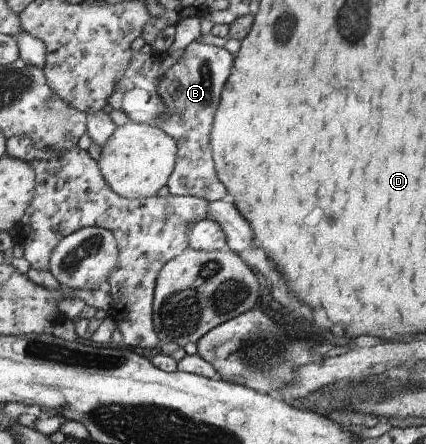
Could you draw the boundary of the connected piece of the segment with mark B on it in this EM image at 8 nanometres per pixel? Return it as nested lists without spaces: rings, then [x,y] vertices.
[[[195,39],[161,81],[160,94],[175,113],[167,123],[157,125],[157,129],[177,140],[179,147],[178,163],[168,184],[173,196],[196,196],[209,202],[228,199],[228,191],[219,180],[214,163],[212,131],[222,92],[234,70],[236,58],[223,46],[217,47]]]

